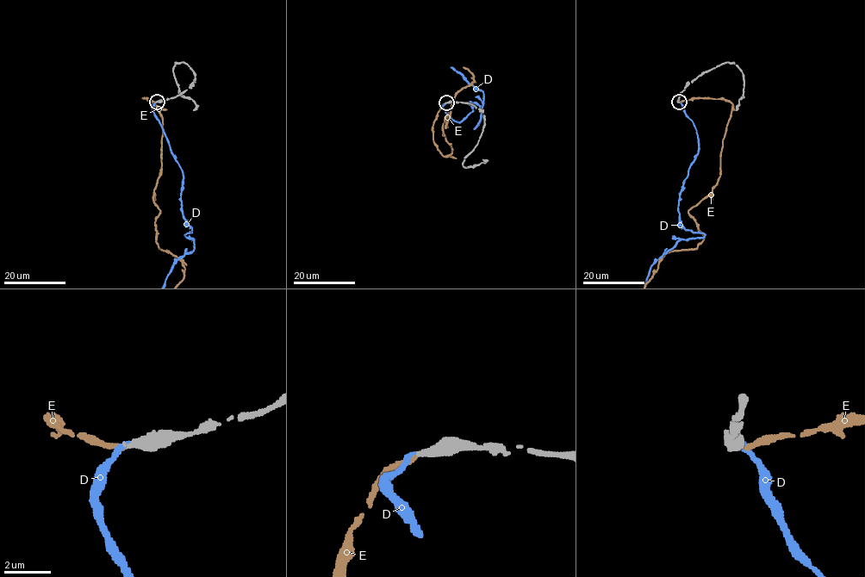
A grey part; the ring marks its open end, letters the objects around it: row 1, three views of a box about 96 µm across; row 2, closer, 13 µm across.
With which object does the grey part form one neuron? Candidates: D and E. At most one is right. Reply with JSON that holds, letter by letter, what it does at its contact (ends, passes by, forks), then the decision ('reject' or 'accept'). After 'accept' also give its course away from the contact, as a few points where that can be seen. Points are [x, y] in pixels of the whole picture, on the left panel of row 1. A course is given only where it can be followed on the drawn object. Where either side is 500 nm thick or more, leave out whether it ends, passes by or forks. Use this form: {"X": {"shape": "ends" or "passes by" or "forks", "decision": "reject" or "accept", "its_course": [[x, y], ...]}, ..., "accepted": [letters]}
{"D": {"shape": "ends", "decision": "accept"}, "E": {"shape": "ends", "decision": "reject"}, "accepted": ["D"]}

